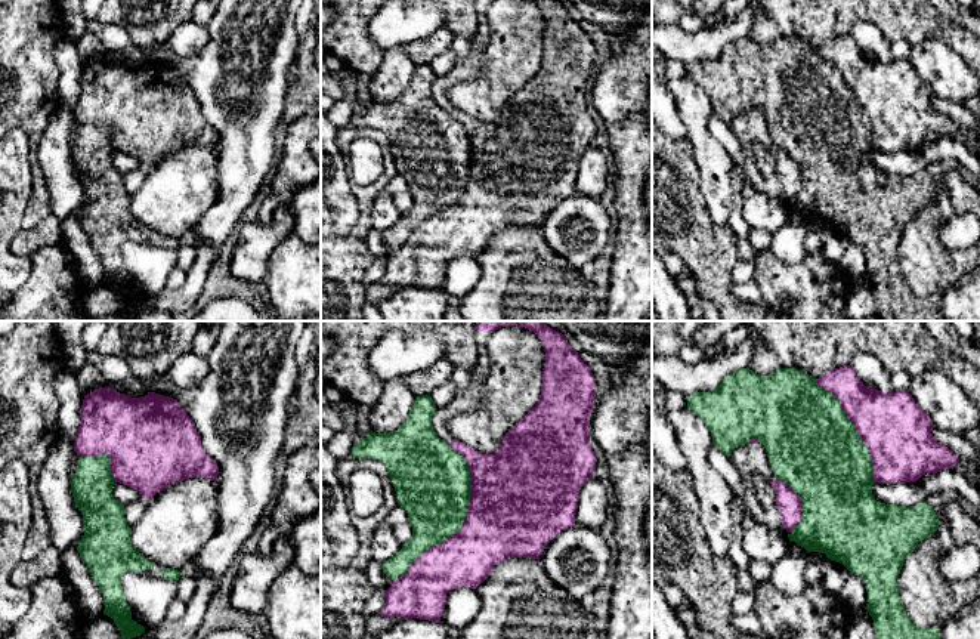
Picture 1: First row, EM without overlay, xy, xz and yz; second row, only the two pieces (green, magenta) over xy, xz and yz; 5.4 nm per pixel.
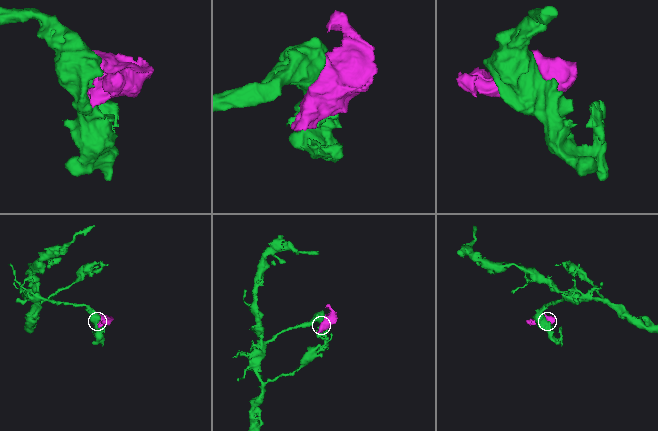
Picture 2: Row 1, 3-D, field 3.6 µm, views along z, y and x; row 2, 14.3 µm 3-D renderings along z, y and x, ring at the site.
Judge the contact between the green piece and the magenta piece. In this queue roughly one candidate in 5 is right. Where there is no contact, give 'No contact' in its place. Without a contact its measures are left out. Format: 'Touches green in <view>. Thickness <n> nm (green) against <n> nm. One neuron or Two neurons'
Touches green in xz. Thickness 400 nm (green) against 460 nm. Two neurons

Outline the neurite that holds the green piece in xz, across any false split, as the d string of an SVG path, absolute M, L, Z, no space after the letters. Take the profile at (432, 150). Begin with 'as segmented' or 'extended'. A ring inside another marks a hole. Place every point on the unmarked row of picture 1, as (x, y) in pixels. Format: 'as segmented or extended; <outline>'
as segmented; M430 64L415 67L406 90L392 102L370 101L353 112L353 127L378 129L395 152L396 170L408 182L412 207L383 231L396 250L426 219L464 194L472 166L470 138L461 123L432 96L436 74Z

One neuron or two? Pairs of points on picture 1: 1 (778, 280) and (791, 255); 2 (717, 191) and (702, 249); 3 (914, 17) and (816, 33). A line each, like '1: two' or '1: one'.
1: two
2: two
3: one

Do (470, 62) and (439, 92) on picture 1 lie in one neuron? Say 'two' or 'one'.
one

